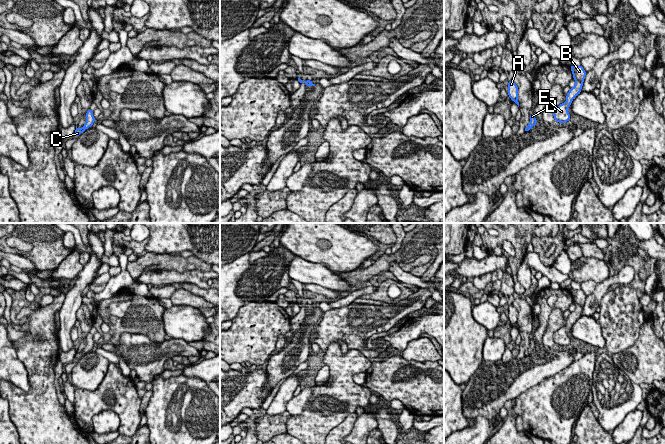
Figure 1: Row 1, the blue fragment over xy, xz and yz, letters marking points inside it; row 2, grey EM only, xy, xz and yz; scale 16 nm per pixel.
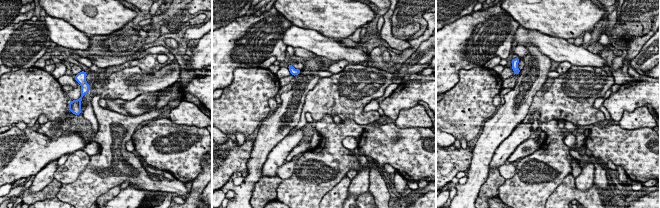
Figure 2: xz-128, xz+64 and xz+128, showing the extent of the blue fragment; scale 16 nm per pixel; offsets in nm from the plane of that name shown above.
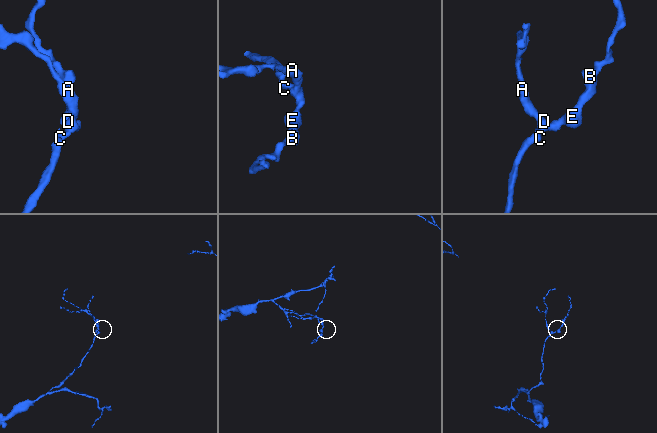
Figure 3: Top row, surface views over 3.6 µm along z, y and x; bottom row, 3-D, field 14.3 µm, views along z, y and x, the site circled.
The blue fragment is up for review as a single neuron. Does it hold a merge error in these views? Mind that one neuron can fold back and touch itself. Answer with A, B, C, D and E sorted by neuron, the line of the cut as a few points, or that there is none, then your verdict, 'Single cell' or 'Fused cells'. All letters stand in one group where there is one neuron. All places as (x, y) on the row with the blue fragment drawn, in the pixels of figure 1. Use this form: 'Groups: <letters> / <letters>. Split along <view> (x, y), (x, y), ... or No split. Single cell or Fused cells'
Groups: A B C D E. No split. Single cell

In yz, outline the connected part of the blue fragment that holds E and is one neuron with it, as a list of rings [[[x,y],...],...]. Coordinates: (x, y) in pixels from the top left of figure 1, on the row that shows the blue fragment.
[[[571,65],[570,68],[573,74],[573,79],[575,80],[576,84],[567,93],[566,101],[557,106],[553,111],[555,121],[560,122],[562,124],[570,120],[571,116],[568,112],[568,108],[571,106],[573,99],[581,93],[583,82],[586,76],[586,72],[581,65]]]

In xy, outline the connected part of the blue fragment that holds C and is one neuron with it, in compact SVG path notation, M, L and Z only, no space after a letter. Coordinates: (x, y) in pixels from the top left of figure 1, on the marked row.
M91 109L87 110L86 113L86 123L84 124L83 127L78 128L76 126L76 130L74 132L75 136L78 137L81 133L83 133L86 129L88 129L89 127L91 127L93 125L93 123L95 122L95 118L93 116L93 111Z

